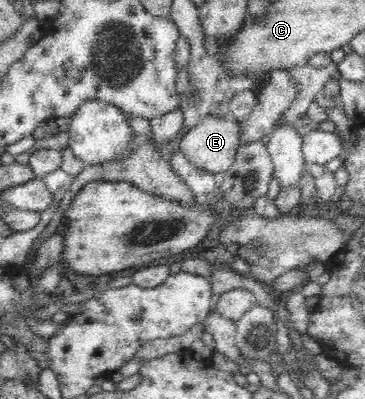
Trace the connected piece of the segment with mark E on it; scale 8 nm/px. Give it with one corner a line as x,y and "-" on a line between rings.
210,115
198,120
198,124
194,128
190,128
187,133
184,133
179,150
196,168
219,176
234,162
240,144
240,134
240,122
236,121
233,116
215,117

